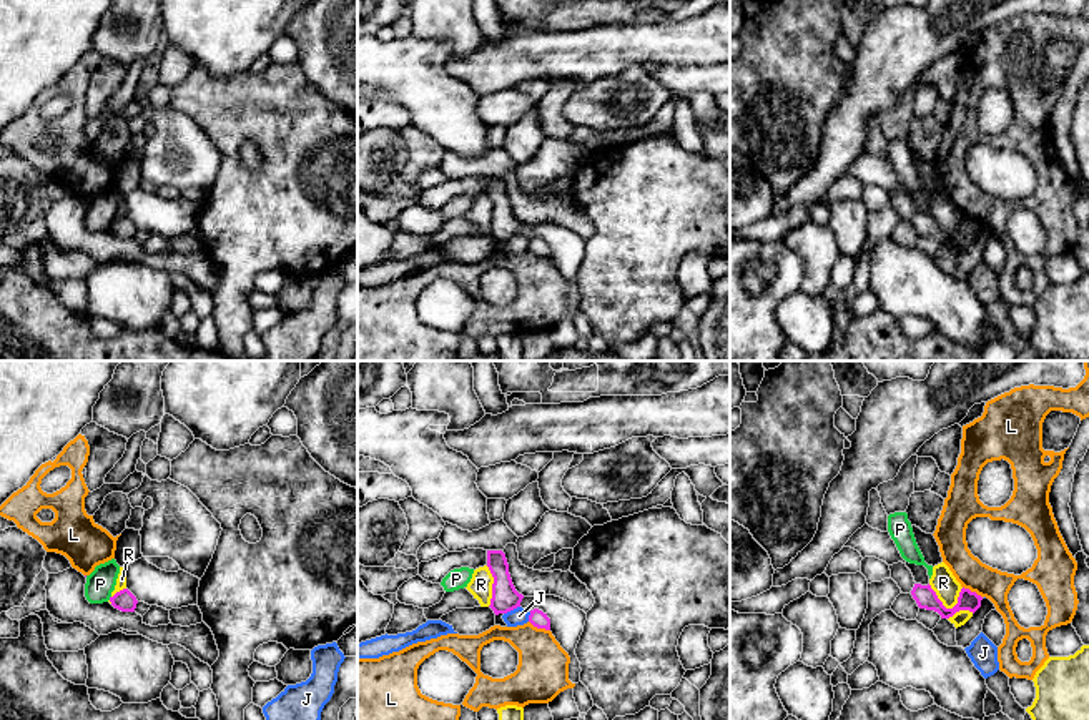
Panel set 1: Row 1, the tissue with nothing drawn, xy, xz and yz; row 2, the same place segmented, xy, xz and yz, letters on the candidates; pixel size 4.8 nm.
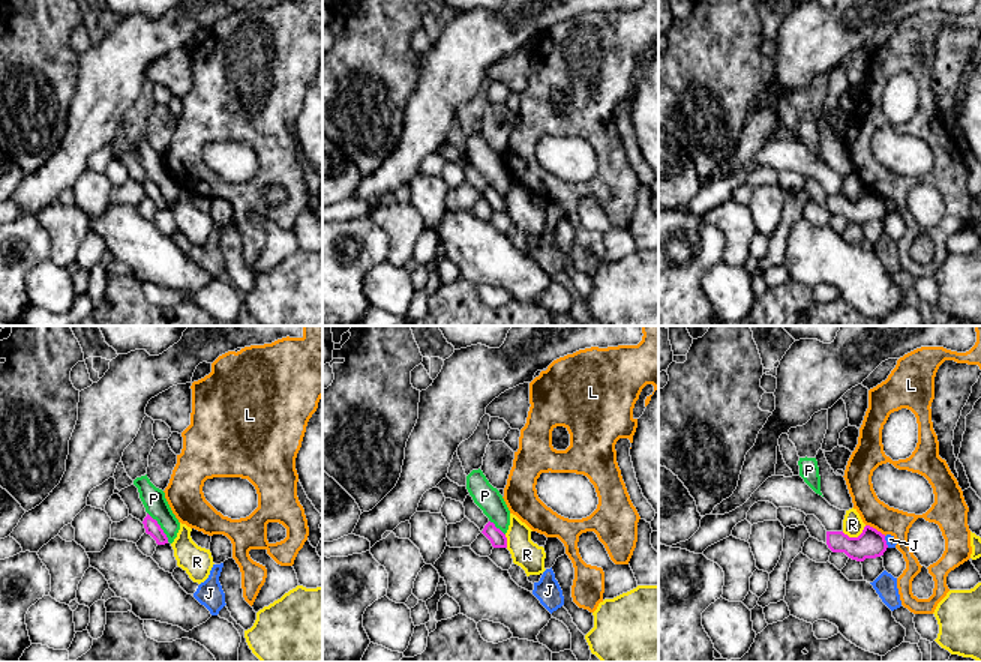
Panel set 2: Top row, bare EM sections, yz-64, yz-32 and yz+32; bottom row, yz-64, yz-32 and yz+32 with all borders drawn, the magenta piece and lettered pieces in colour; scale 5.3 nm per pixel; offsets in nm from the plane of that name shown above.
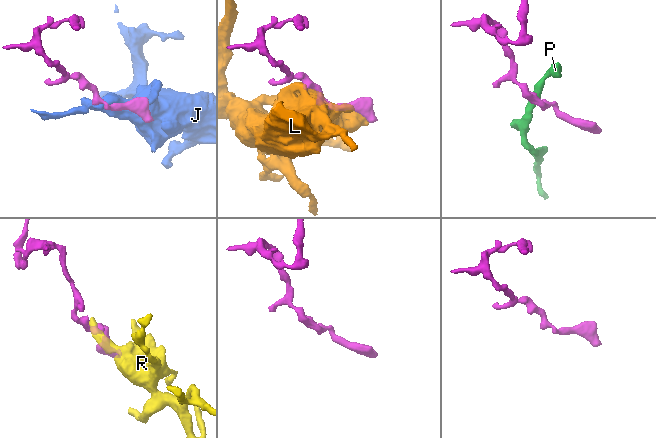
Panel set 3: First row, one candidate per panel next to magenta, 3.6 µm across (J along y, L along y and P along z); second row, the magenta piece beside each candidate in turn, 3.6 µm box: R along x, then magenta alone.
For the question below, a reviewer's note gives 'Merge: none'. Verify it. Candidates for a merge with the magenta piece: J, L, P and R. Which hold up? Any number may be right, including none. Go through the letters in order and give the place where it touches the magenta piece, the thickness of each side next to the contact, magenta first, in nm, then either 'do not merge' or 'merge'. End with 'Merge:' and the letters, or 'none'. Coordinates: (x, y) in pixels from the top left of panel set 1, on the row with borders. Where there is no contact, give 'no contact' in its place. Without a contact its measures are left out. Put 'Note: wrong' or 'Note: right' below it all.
J: meets magenta in xz at (511, 609); 130 nm thick on the magenta side, 90 nm on the other; do not merge
L: meets magenta in xz at (539, 627); 80 nm thick on the magenta side, 260 nm on the other; do not merge
P: no contact; do not merge
R: meets magenta in yz at (948, 609); 100 nm thick on the magenta side, 120 nm on the other; do not merge
Merge: none
Note: right

